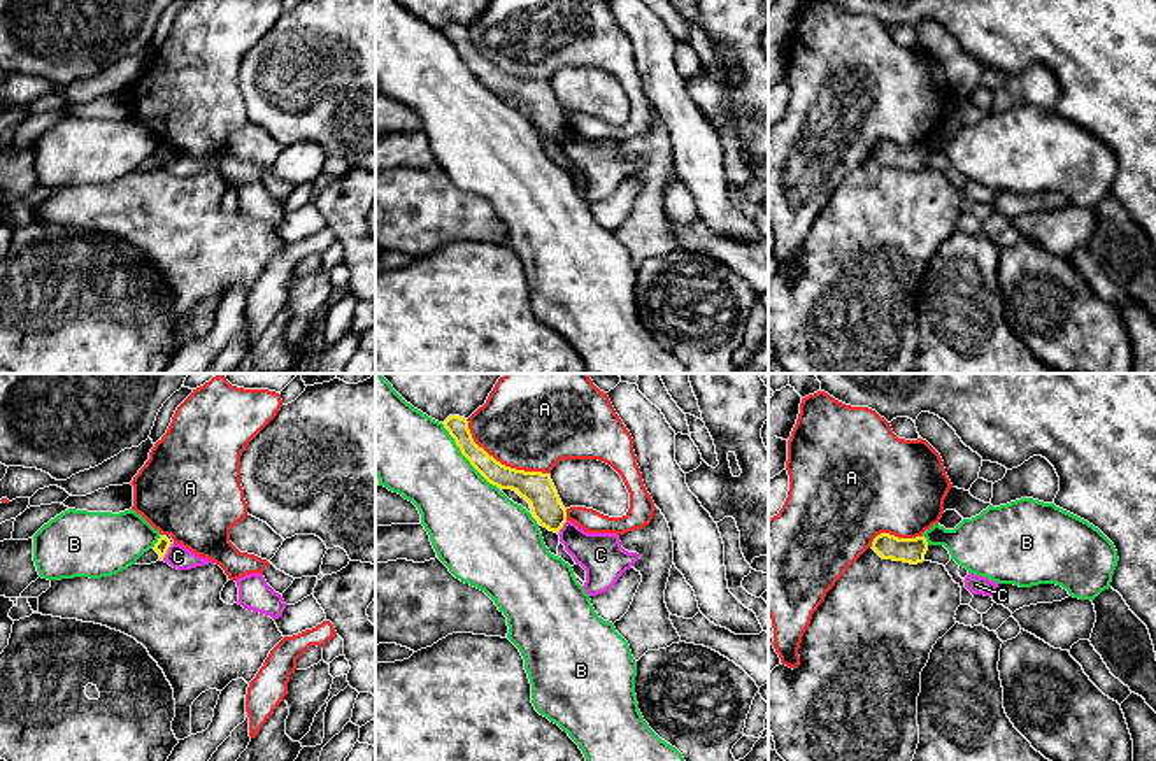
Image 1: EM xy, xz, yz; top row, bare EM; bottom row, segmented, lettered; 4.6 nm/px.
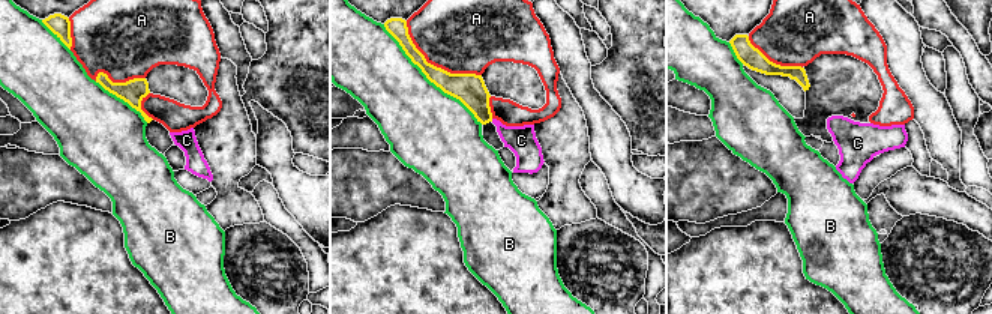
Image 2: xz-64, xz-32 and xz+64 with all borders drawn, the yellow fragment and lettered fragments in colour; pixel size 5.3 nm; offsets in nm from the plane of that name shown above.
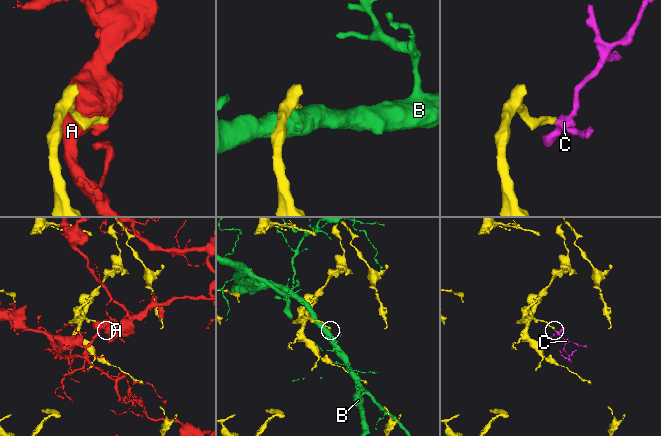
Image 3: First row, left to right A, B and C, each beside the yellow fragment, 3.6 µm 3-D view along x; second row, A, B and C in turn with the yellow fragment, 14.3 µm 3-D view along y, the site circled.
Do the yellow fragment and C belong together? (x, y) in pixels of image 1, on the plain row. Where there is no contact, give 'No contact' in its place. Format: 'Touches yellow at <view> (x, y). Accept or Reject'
Touches yellow at xy (167, 156). Reject

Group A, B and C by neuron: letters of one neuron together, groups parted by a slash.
A / B / C

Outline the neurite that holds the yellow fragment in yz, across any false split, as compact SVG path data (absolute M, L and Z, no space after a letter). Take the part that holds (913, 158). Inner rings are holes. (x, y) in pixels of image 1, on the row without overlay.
M881 140L874 146L872 156L882 167L893 167L893 168L917 172L917 170L924 168L924 161L928 158L928 149L924 144L898 146L889 140Z

